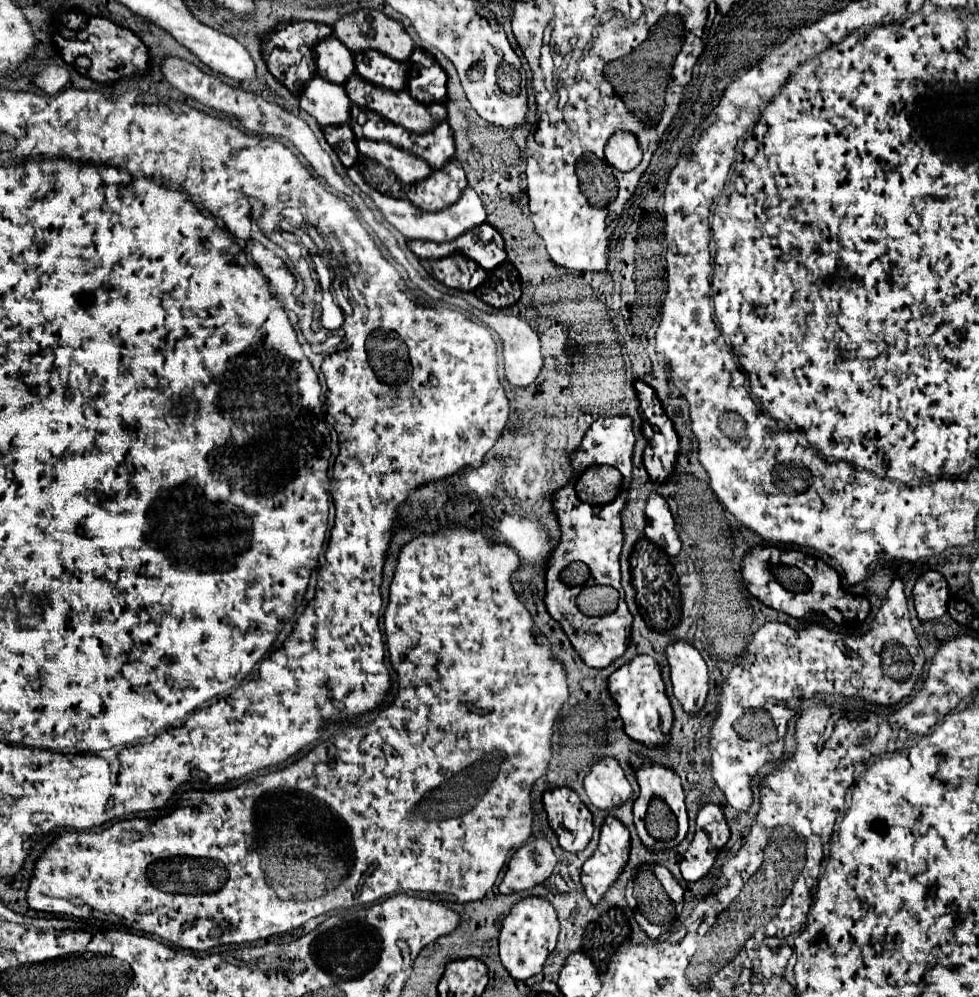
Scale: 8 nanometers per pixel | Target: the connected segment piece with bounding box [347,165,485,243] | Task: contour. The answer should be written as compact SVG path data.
M353 165L347 169L347 175L349 179L363 191L367 193L373 203L381 209L383 217L395 227L399 229L407 239L425 239L425 241L433 241L433 243L449 243L449 241L455 241L459 235L463 235L465 231L473 229L473 227L479 227L485 223L485 207L479 199L479 195L473 191L473 189L465 189L465 193L461 195L461 199L457 203L453 203L451 207L443 209L443 211L435 211L435 213L427 213L421 209L417 209L411 201L407 201L407 197L403 199L395 199L391 195L385 195L385 193L375 193L375 189L371 189L371 185L367 185L367 181L363 181L363 177L359 177L359 169Z

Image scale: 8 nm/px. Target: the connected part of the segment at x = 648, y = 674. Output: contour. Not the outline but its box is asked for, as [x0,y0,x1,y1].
[609,655,673,747]

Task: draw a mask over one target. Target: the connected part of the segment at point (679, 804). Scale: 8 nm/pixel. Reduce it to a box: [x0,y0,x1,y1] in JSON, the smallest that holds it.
[633,765,687,853]

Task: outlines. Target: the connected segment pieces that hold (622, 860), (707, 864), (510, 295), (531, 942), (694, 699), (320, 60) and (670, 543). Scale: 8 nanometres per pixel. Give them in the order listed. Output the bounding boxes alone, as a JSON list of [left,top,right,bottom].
[[581,817,629,905],[681,805,731,883],[475,265,521,309],[499,897,559,981],[667,641,709,715],[315,37,355,85],[645,495,681,559]]

